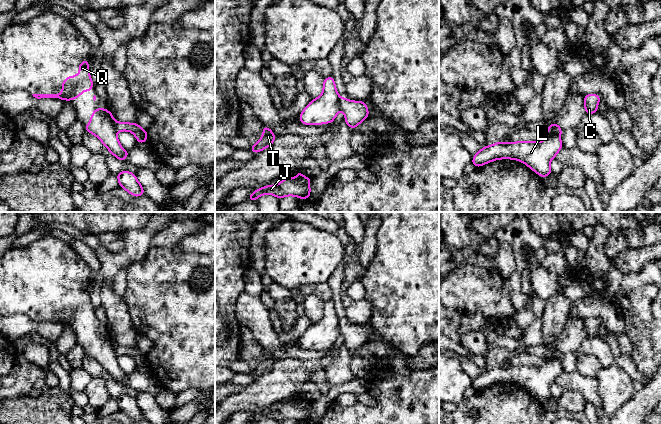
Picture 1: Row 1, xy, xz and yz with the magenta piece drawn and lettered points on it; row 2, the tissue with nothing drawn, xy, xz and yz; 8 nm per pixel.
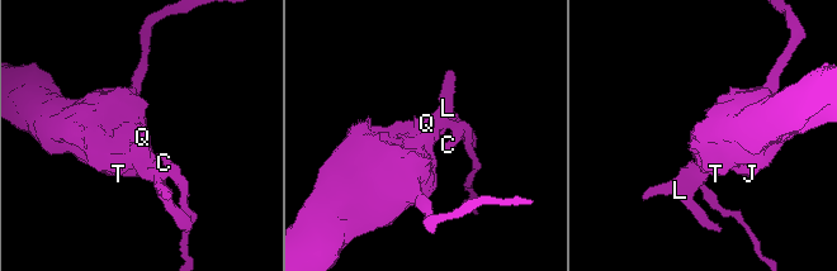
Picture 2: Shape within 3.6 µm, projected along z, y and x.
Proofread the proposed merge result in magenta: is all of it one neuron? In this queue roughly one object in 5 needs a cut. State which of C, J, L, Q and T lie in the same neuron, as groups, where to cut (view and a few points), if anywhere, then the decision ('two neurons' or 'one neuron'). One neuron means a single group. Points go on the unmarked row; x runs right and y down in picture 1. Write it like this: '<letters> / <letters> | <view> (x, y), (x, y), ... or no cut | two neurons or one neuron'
C / J L Q T | xz (340, 322), (341, 333) | two neurons

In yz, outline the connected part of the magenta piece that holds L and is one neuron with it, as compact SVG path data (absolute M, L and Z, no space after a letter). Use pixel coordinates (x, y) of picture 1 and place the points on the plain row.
M549 348L547 362L541 366L497 366L483 372L473 380L472 388L480 391L499 383L513 383L526 388L541 402L552 397L550 386L562 373L561 355L563 353Z

